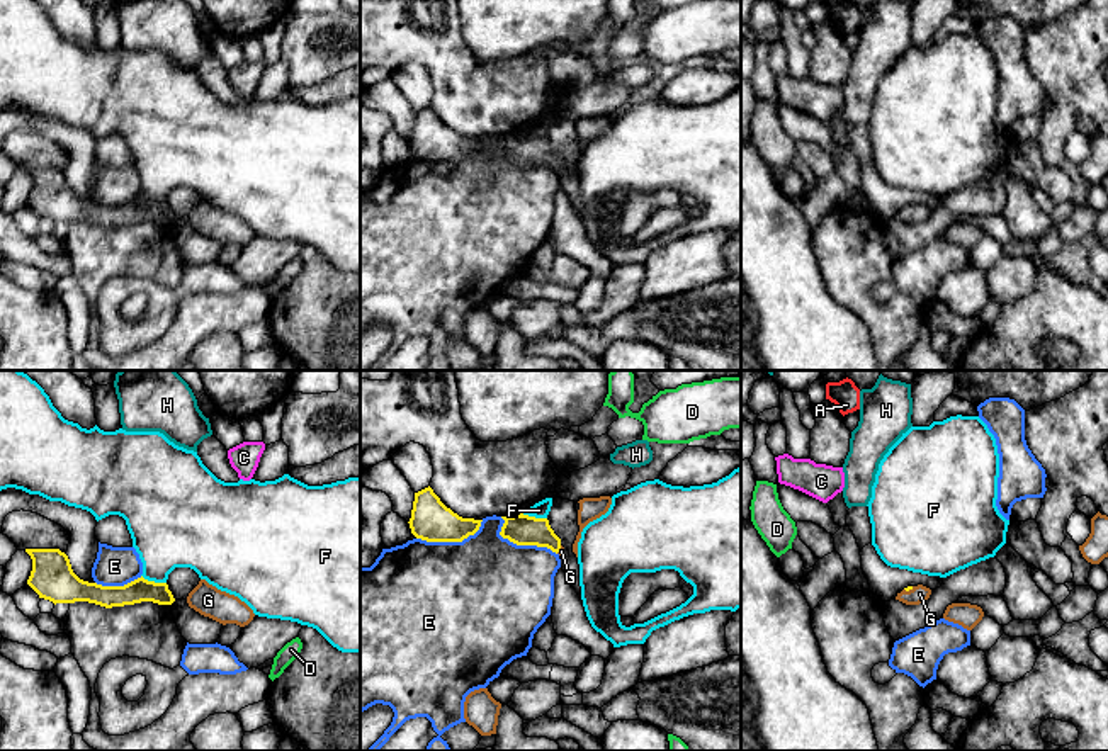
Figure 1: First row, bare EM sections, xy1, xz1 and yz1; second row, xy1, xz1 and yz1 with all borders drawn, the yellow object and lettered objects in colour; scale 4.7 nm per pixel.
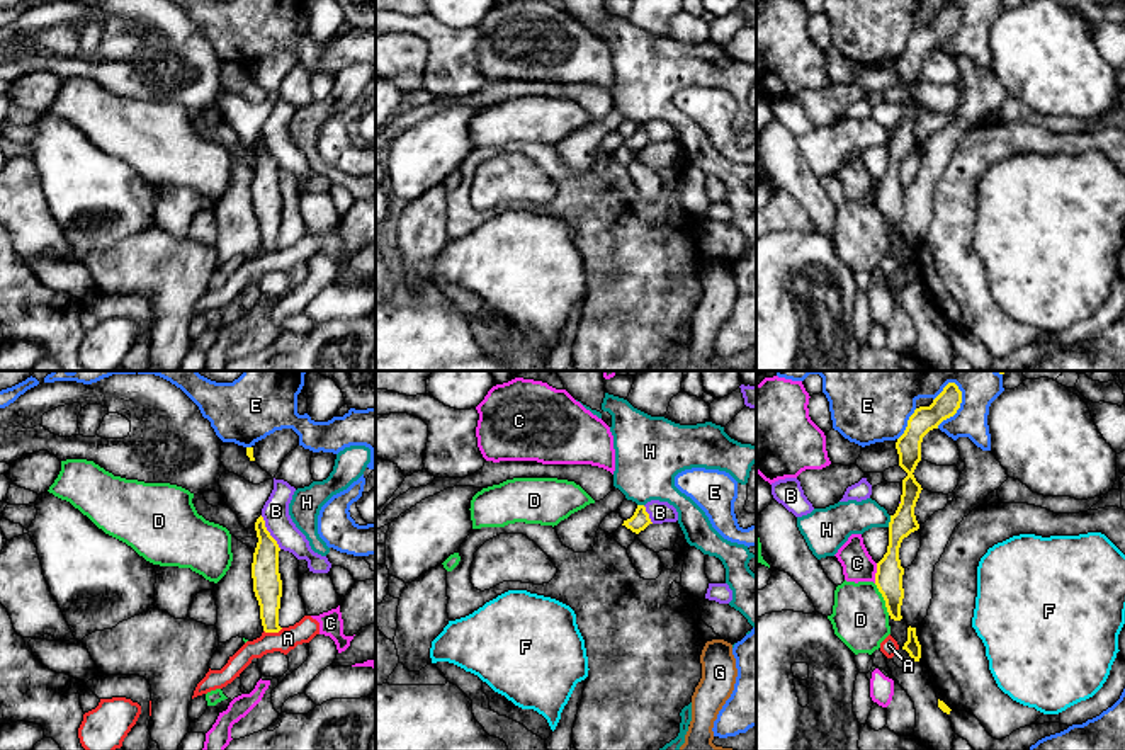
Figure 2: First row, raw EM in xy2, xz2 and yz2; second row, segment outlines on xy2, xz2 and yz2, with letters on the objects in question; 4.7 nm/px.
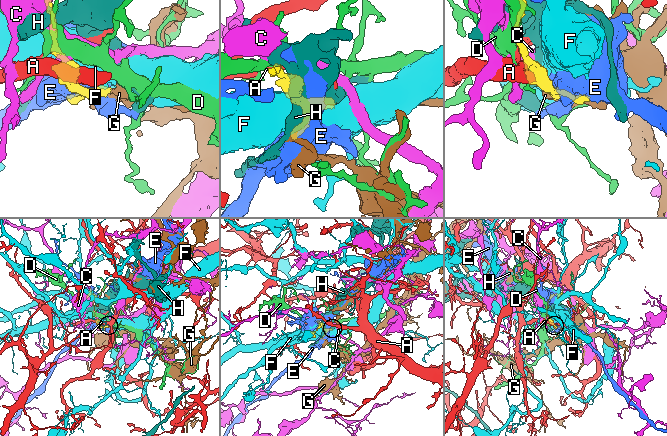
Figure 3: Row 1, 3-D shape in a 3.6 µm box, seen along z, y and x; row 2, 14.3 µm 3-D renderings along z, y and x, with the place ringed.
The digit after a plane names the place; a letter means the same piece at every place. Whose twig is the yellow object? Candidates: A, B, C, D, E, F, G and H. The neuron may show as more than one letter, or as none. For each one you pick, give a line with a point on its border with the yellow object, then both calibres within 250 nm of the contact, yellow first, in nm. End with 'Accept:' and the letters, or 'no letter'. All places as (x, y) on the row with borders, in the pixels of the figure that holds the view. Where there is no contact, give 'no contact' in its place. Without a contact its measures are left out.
G: yz1 (908, 590) | 20/90 nm
Accept: G

